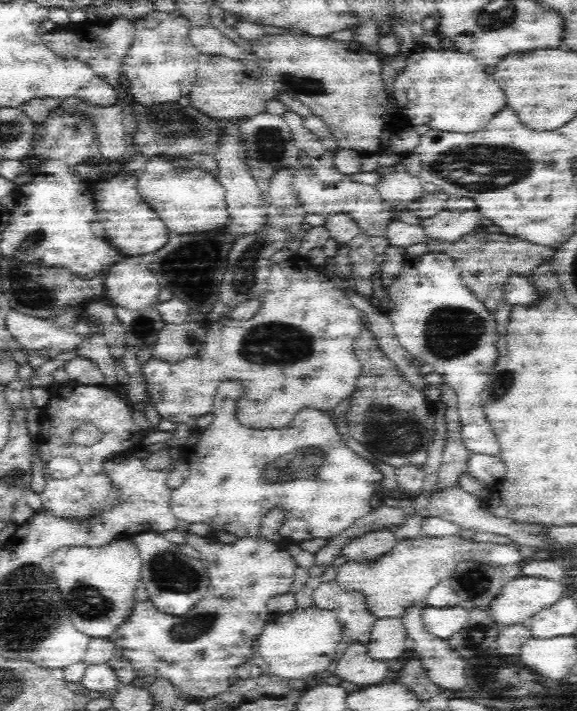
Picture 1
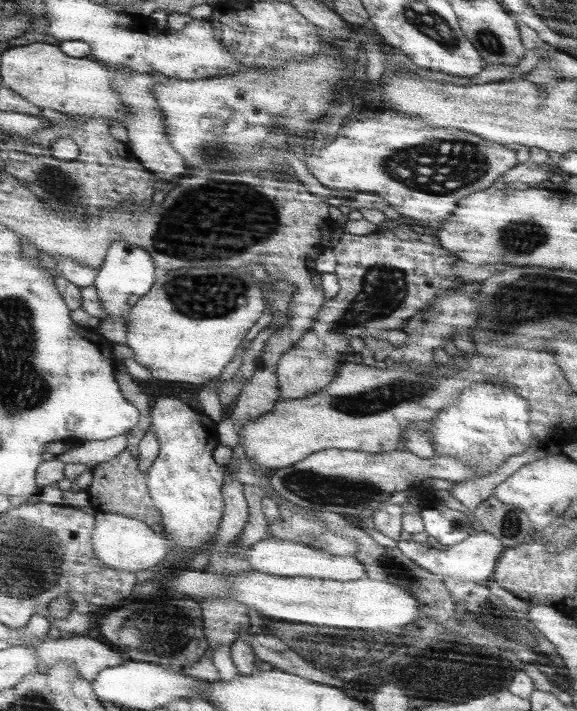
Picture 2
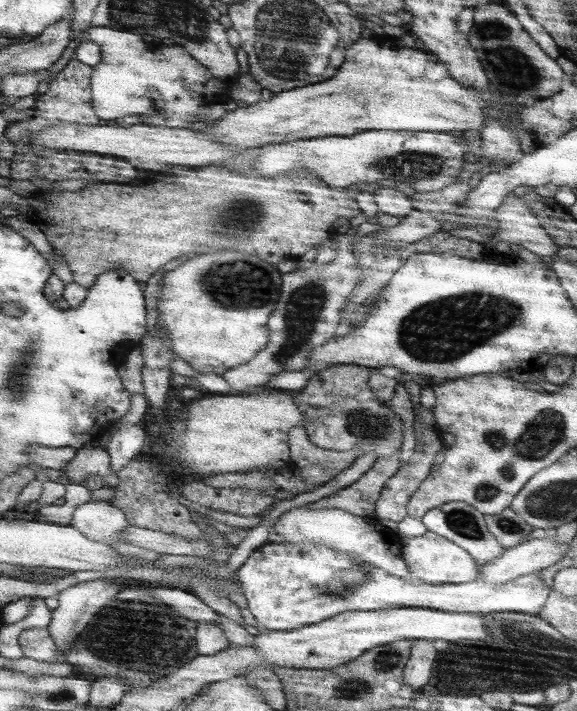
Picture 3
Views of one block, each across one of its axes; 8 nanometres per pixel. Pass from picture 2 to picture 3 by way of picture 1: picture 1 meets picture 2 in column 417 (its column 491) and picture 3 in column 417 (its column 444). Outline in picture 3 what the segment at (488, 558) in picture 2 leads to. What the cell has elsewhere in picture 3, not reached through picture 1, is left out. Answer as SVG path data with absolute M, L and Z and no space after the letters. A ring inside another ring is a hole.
M425 531L421 536L404 538L400 549L401 558L406 562L406 569L413 581L430 585L461 584L478 576L477 564L469 553L442 536Z

